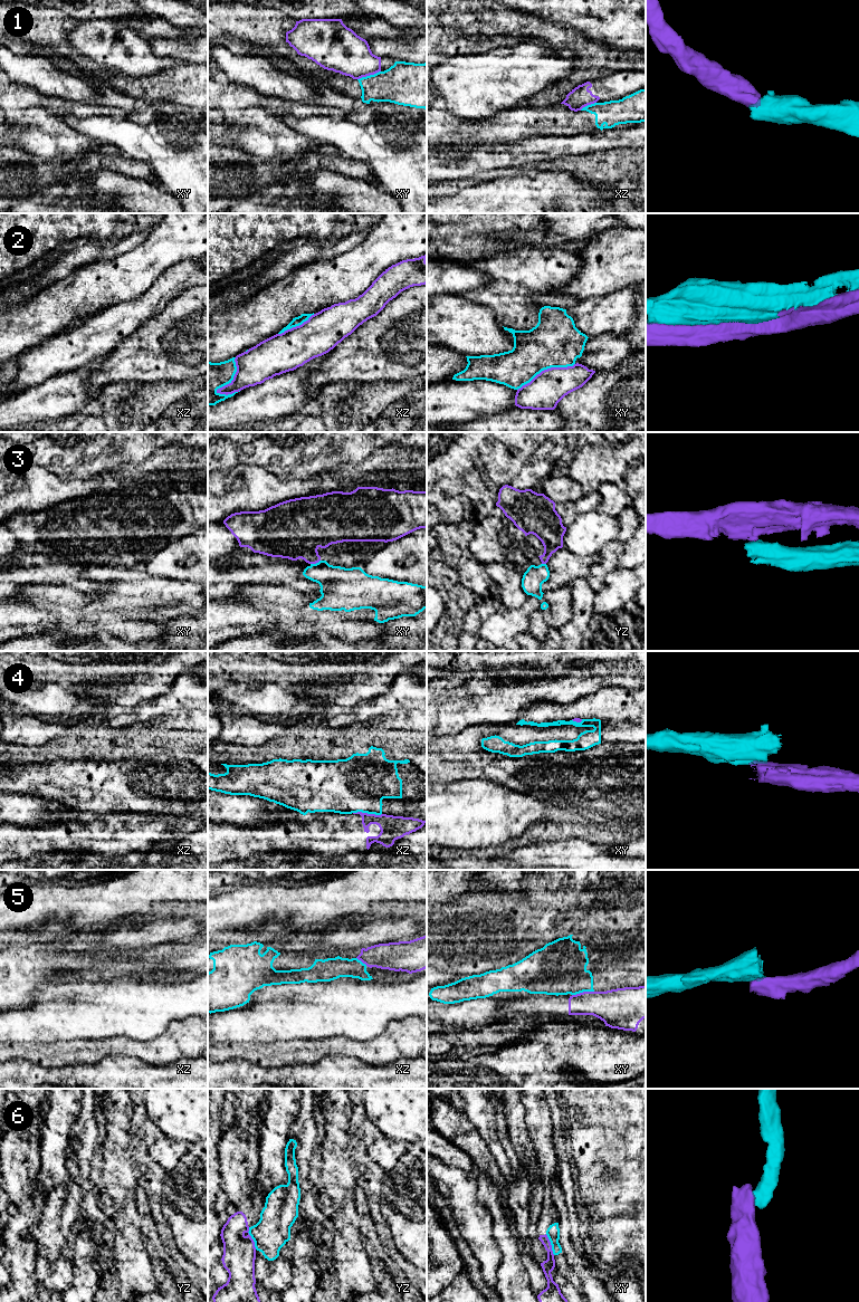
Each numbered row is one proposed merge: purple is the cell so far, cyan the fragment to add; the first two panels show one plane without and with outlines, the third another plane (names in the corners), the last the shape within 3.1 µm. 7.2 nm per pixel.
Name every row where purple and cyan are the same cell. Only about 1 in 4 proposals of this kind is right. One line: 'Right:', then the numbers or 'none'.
Right: none

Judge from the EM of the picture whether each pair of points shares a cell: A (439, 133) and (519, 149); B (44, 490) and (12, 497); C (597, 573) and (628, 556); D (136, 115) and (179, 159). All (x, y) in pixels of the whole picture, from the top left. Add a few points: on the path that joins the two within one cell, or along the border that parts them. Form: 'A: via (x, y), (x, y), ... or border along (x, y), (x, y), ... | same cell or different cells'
A: border along (461, 140), (500, 143) | different cells
B: via (36, 495), (32, 497), (20, 497) | same cell
C: border along (624, 543), (624, 548), (617, 566) | different cells
D: border along (121, 117), (140, 124), (158, 121), (168, 137) | different cells

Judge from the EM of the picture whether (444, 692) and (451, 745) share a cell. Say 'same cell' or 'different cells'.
different cells

